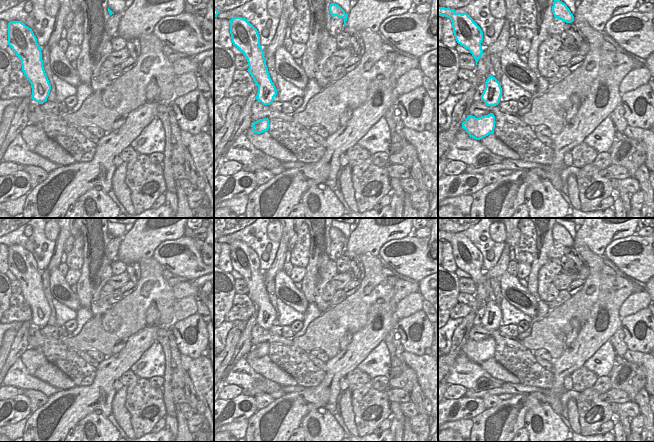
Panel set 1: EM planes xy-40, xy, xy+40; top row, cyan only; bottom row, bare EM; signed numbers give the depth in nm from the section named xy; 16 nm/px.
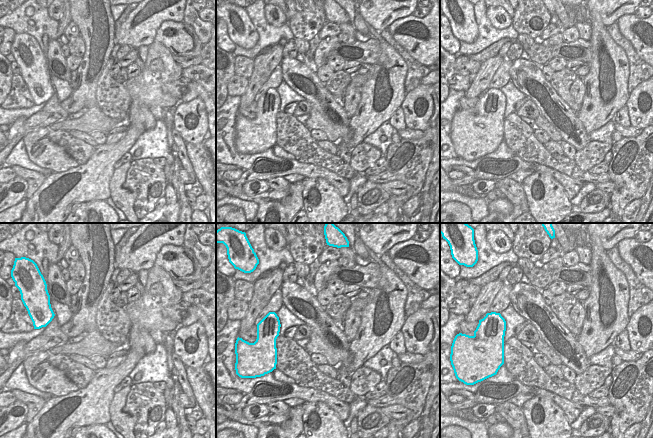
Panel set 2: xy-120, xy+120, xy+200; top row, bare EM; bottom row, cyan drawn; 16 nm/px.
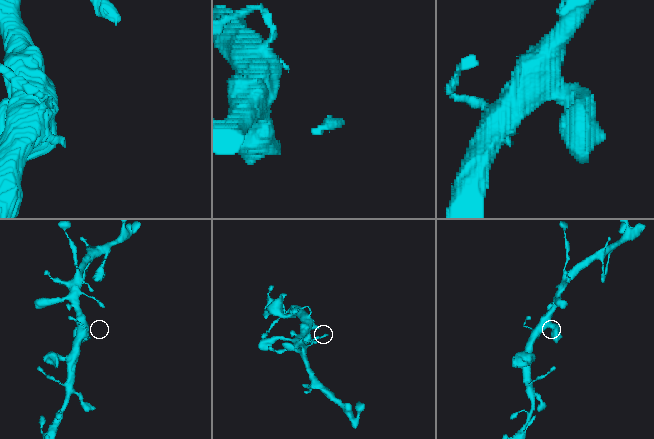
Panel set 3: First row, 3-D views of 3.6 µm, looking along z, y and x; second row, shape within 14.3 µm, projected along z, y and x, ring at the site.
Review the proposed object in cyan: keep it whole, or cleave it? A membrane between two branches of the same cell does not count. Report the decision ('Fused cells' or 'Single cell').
Single cell.

